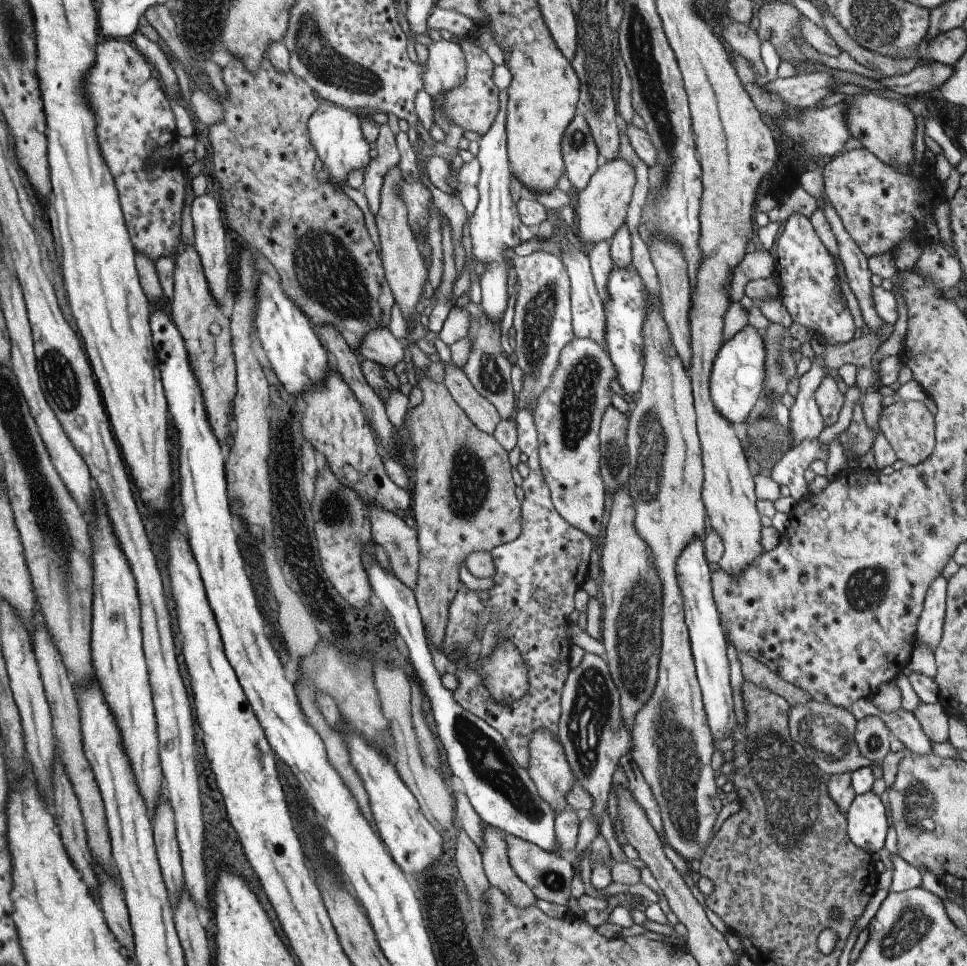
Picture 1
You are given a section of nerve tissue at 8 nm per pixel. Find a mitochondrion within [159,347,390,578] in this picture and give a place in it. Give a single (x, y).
(334, 509)

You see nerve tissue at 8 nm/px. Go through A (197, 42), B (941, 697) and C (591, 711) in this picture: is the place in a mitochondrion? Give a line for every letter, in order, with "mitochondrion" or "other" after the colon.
A: mitochondrion
B: other
C: mitochondrion

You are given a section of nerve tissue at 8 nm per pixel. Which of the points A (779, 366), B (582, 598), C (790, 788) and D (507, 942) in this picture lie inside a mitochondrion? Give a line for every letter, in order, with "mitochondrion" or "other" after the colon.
A: mitochondrion
B: other
C: mitochondrion
D: mitochondrion

